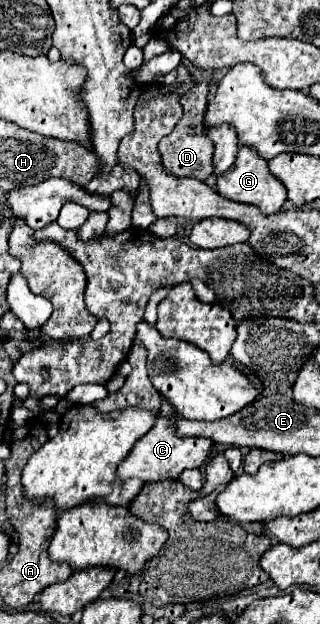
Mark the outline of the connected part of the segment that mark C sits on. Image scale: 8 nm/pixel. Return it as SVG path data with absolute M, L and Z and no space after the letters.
M162 396L162 412L158 414L158 420L154 424L154 428L140 438L132 452L128 454L128 458L120 464L120 478L140 478L142 482L154 482L154 480L168 480L168 478L178 478L184 470L188 468L200 468L206 458L212 452L214 442L208 438L186 438L186 436L178 436L176 434L176 412L170 406L170 402Z

